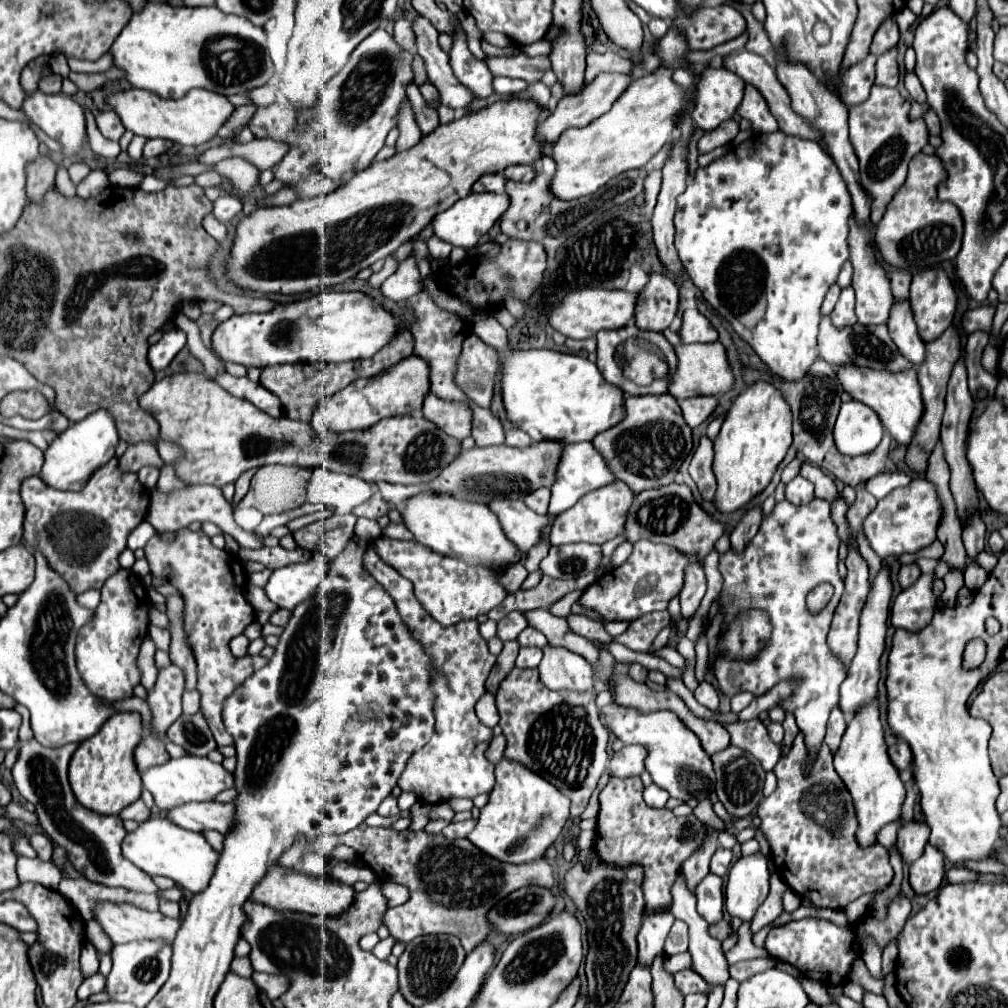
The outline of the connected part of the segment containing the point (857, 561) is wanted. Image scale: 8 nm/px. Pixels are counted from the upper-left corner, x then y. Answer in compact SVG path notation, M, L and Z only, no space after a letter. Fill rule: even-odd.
M849 550L845 564L847 564L845 592L841 596L841 602L839 602L837 610L835 610L827 642L829 642L831 652L841 660L841 664L847 670L851 666L851 660L853 660L855 648L857 648L857 640L859 640L859 612L863 610L863 600L867 598L867 592L869 592L869 574L867 574L867 564L865 564L865 560L861 558L861 554L857 550Z

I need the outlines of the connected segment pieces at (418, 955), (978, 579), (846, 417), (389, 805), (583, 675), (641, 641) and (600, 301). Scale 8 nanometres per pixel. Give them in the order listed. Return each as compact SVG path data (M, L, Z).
M433 934L433 936L423 936L415 938L407 944L405 952L399 958L399 990L403 996L413 1006L423 1006L431 1000L435 1000L437 992L441 994L451 980L455 978L457 970L461 968L465 960L465 950L459 942L457 936L447 936L447 934Z
M977 564L967 566L967 570L965 570L965 586L967 586L969 590L981 588L985 580L987 580L987 572L985 572L981 566L977 566Z
M855 400L841 404L841 412L833 430L839 452L849 456L867 454L875 450L875 446L881 442L881 436L883 426L875 410Z
M389 796L389 798L385 798L385 802L381 802L381 806L379 806L379 810L377 810L377 814L381 814L383 817L390 816L400 816L400 817L409 817L409 812L403 812L397 808L397 800L393 798L393 796Z
M545 644L539 664L541 682L551 690L591 690L593 668L579 654Z
M667 610L663 612L651 612L647 616L641 616L639 620L633 620L629 630L621 636L615 638L615 642L631 648L631 650L637 650L637 652L647 652L651 646L653 646L653 640L655 636L665 628L669 626L671 622L671 616Z
M585 288L585 290L575 290L567 294L555 308L553 314L549 316L551 326L565 334L567 338L591 338L599 330L609 330L609 328L623 328L629 324L631 318L635 318L635 304L639 300L637 292L627 292L627 290L605 290L605 288Z

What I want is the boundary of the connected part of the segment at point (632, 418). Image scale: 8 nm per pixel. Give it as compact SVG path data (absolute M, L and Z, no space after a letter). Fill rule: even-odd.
M671 394L627 396L625 408L627 416L623 422L595 436L593 446L607 460L611 472L615 472L615 476L623 480L635 494L671 484L683 460L693 450L691 428L683 420L679 402Z

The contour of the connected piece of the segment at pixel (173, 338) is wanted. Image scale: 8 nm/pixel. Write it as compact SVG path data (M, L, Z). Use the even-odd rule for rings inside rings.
M173 328L169 330L157 344L149 346L149 366L153 372L159 372L159 370L165 370L171 360L177 356L177 352L187 344L187 336L183 330L179 328Z

